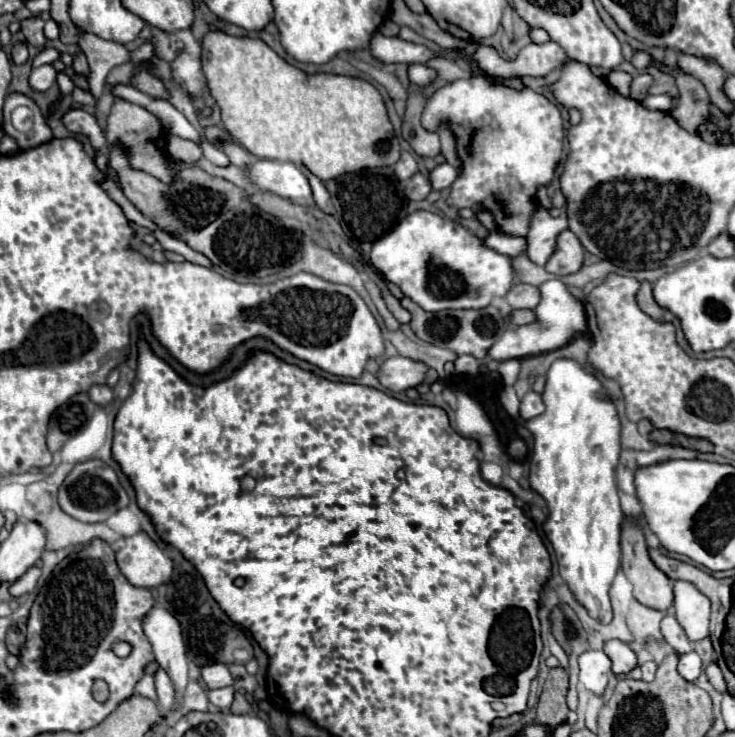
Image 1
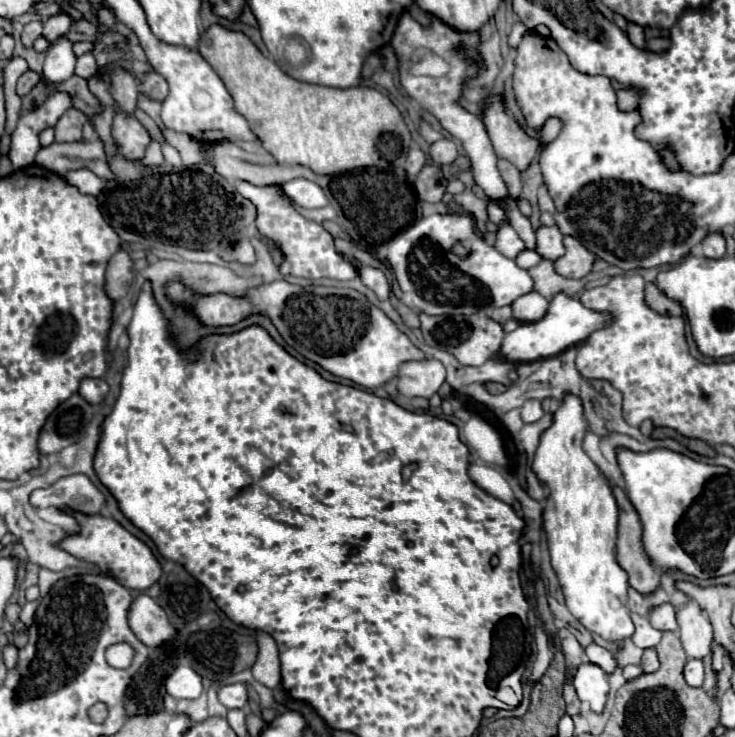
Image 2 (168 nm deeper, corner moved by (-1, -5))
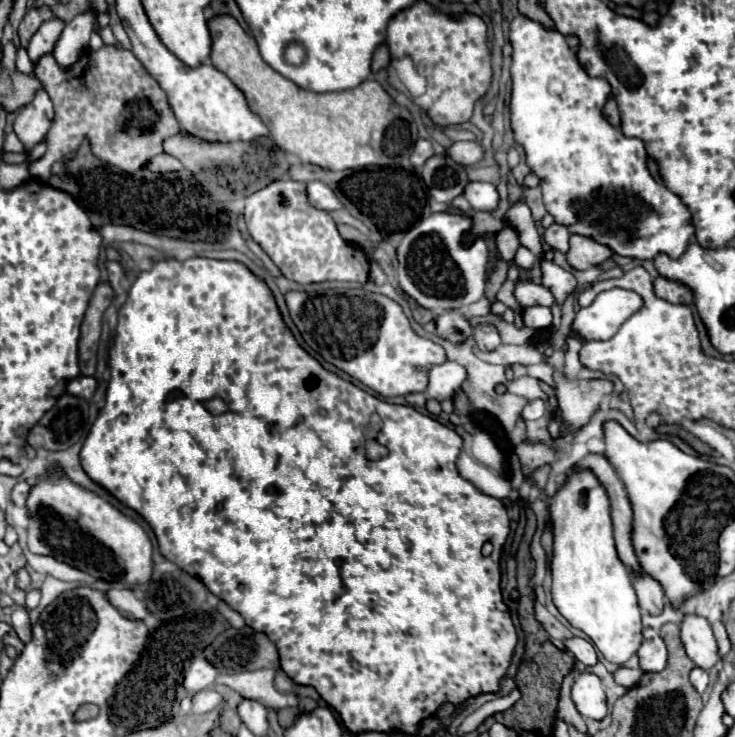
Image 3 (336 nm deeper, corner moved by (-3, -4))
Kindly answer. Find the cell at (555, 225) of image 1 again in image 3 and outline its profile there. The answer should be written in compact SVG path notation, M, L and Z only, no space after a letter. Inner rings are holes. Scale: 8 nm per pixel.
M552 224L550 228L546 228L546 234L544 234L544 240L554 248L554 250L560 250L560 252L568 252L568 240L570 240L570 232L566 226L560 226L560 224Z

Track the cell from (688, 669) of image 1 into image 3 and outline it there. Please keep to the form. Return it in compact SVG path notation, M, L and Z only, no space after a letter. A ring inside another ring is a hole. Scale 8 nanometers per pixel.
M694 668L690 672L690 682L702 694L706 690L706 686L708 686L708 672L706 670L700 670L700 668Z

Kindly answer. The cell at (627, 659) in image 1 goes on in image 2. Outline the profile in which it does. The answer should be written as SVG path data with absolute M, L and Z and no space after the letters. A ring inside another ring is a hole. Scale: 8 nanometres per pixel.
M590 643L590 645L586 647L586 655L588 655L590 663L600 665L608 675L610 675L610 673L614 673L614 669L618 667L618 663L616 663L614 655L612 655L608 649L604 649L604 647L596 645L596 643Z

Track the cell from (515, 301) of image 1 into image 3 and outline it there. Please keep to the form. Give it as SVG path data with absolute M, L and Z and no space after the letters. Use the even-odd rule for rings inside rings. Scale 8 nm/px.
M546 306L524 308L522 320L532 330L548 330L552 326L552 312Z

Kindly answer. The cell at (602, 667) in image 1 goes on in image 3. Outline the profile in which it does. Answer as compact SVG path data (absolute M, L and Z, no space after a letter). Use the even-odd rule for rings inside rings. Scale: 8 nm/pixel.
M582 672L572 686L572 700L584 718L602 720L608 714L606 694L598 676Z

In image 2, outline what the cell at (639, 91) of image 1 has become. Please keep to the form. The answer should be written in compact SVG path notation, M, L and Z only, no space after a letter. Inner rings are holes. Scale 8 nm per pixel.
M632 87L618 89L616 95L618 95L618 107L622 111L634 111L640 105L640 93L636 89L632 89Z

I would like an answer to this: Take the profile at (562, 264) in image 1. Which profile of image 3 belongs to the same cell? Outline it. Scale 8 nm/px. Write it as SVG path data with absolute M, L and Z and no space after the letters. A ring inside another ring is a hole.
M574 234L570 238L568 262L576 270L586 270L590 266L598 266L612 256L612 250L600 242L592 242L592 238L584 238Z

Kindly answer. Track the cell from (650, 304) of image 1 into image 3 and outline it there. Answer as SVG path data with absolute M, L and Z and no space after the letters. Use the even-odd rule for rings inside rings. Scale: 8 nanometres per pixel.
M658 276L654 280L654 292L656 296L672 302L672 304L692 304L692 290L680 282L674 282L674 280L668 280L664 276Z

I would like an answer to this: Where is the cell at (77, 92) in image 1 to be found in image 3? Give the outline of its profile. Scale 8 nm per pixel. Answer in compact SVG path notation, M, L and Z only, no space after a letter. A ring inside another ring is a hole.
M40 88L34 94L34 98L16 114L14 120L14 132L26 146L26 152L30 152L38 142L44 140L46 132L50 130L52 118L54 118L52 100Z

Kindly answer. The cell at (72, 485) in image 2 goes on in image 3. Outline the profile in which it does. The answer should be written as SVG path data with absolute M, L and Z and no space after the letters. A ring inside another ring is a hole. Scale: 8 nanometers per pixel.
M26 480L18 482L18 484L12 488L12 492L10 492L10 500L12 500L16 506L24 506L26 496L28 496L32 484L34 484L34 482L26 482Z

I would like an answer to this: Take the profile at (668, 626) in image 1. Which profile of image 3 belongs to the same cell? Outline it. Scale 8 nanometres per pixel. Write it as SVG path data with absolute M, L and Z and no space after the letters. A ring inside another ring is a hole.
M646 572L634 574L634 588L638 594L640 608L648 610L650 614L660 614L664 608L664 590L662 586L650 578Z

